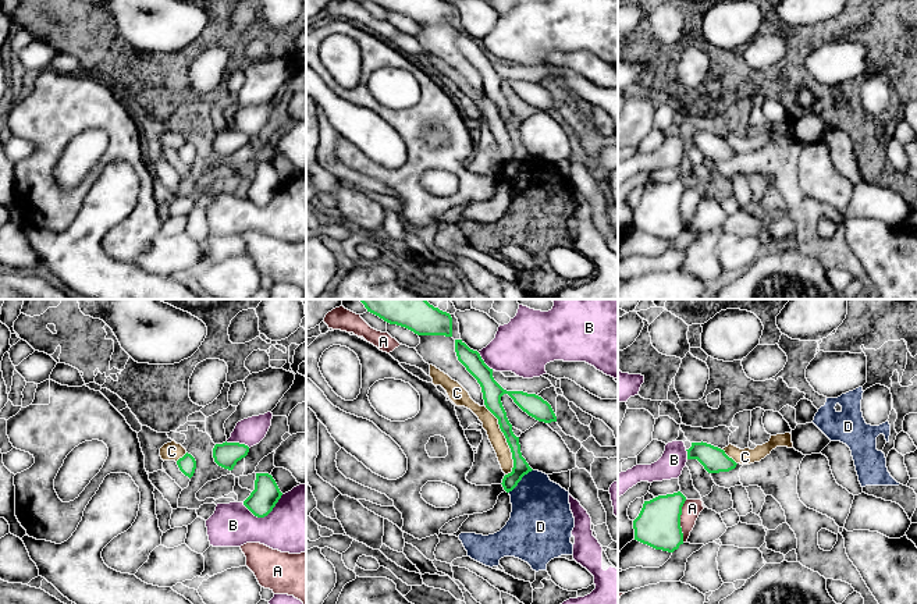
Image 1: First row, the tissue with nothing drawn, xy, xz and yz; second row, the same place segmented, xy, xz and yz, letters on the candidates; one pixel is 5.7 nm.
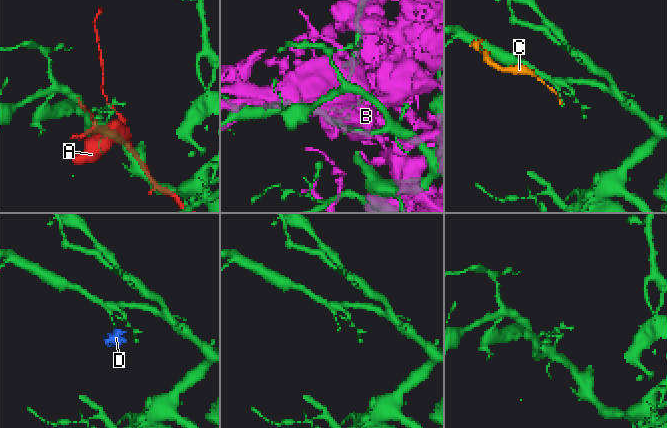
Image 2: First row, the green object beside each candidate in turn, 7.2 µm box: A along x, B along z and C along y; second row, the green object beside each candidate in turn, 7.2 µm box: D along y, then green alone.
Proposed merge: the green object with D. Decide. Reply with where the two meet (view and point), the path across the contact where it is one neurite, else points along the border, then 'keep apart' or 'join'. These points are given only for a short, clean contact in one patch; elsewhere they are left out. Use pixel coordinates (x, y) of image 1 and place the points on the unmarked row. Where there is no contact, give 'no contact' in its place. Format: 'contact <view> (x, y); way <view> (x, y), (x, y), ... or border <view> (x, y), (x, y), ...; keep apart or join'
contact xz (521, 167); border xz (532, 157), (508, 180); keep apart

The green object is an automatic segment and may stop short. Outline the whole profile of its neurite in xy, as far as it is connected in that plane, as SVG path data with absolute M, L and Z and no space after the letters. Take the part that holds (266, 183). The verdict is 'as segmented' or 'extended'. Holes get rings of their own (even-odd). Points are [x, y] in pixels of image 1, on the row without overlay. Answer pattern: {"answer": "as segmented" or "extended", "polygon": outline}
{"answer": "as segmented", "polygon": "M256 161L255 178L244 189L244 193L257 206L267 205L282 181L280 180L276 168L269 161Z"}

